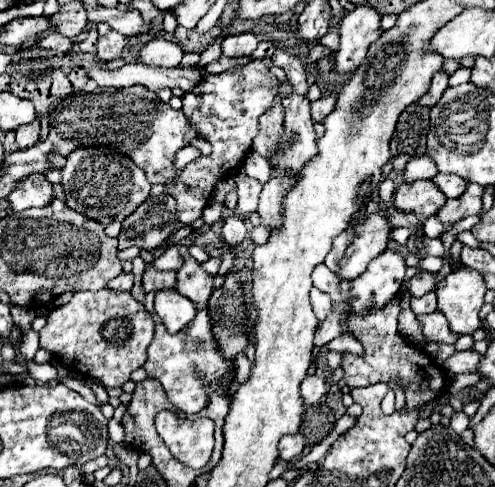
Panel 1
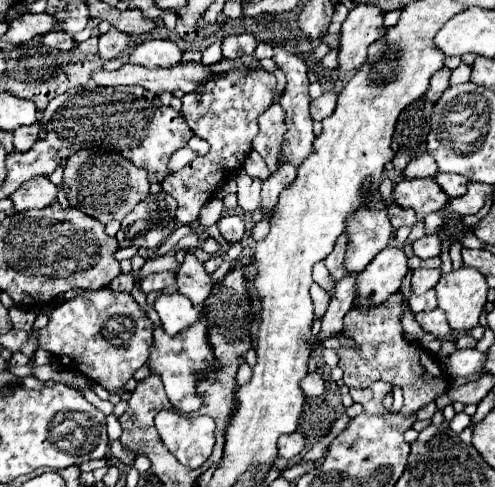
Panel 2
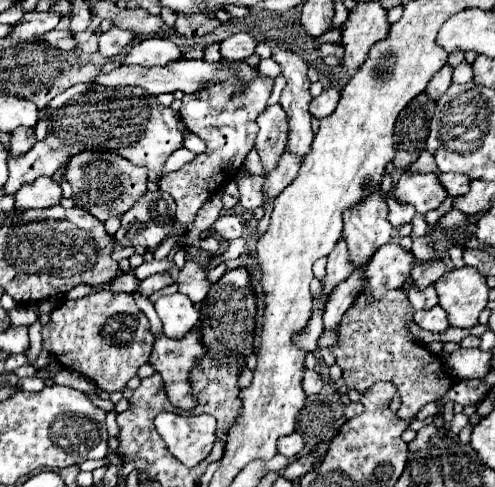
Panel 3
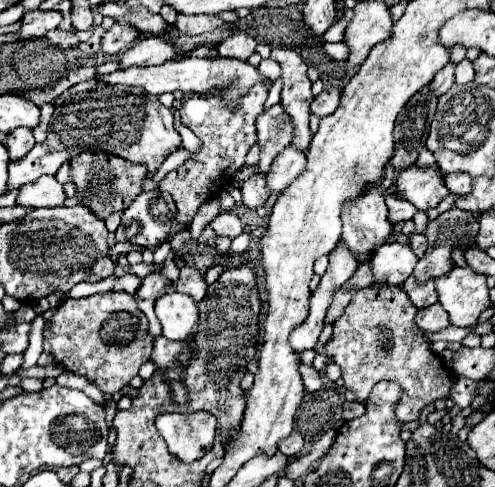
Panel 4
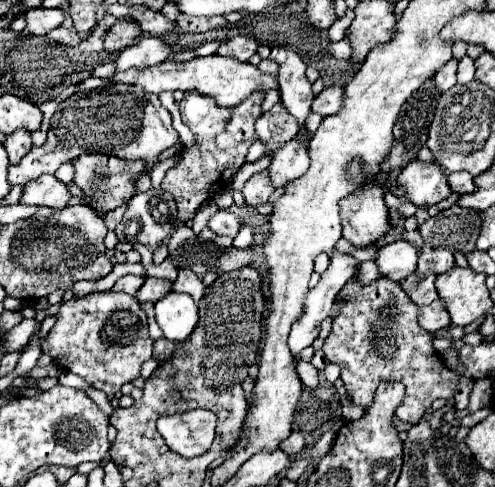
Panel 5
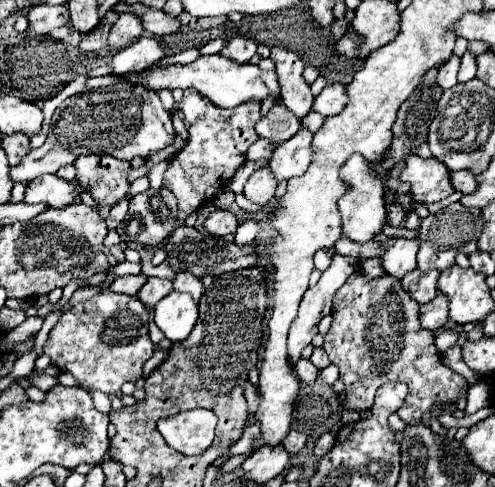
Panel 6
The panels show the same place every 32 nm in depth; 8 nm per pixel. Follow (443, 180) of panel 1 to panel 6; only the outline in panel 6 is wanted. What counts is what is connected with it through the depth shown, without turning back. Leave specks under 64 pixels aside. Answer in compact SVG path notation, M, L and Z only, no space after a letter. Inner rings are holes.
M458 170L458 172L452 172L450 174L450 180L452 180L452 186L464 194L472 194L476 192L478 184L476 184L476 176L470 172L470 170Z

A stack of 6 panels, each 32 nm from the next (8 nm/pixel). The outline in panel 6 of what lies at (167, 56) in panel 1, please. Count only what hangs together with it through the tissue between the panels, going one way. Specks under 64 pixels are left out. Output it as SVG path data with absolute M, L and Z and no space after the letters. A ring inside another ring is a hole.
M140 38L138 42L118 50L110 58L110 68L112 74L116 76L124 76L130 72L144 72L144 68L150 68L160 58L164 58L160 42L154 38Z

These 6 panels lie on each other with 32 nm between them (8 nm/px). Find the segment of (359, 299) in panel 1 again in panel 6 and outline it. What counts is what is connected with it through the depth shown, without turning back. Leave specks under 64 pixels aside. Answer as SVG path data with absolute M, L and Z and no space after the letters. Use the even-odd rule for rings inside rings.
M398 238L392 248L382 252L382 266L386 274L392 274L396 278L402 278L406 272L416 268L416 252L418 252L418 240L414 238Z

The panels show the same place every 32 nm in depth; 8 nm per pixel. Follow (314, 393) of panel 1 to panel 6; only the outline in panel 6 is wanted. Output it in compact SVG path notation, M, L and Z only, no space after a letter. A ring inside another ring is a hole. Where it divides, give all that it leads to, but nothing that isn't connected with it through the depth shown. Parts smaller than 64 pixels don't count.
M300 358L296 364L296 374L304 382L314 382L318 376L318 368L308 358Z

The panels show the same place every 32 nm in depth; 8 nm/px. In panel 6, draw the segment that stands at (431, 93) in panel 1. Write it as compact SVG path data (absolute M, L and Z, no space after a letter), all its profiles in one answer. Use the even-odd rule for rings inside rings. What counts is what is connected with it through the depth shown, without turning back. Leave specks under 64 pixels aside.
M452 56L452 58L440 68L440 72L438 72L438 84L440 84L440 88L446 90L446 88L452 88L452 86L458 84L458 80L456 80L458 68L460 68L460 58L458 58L458 56Z

